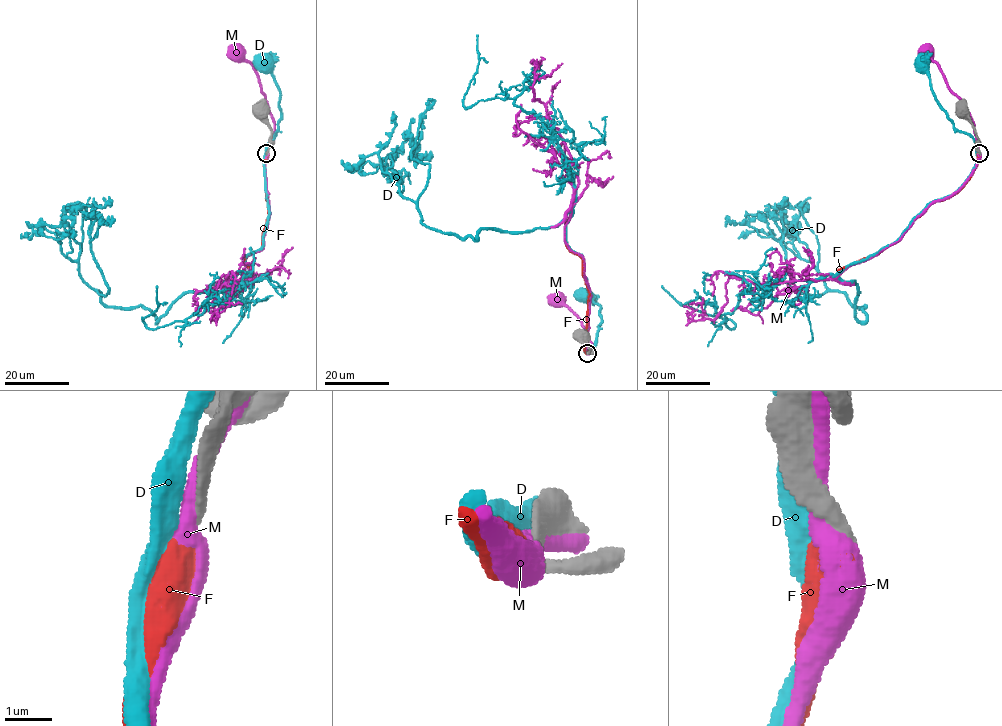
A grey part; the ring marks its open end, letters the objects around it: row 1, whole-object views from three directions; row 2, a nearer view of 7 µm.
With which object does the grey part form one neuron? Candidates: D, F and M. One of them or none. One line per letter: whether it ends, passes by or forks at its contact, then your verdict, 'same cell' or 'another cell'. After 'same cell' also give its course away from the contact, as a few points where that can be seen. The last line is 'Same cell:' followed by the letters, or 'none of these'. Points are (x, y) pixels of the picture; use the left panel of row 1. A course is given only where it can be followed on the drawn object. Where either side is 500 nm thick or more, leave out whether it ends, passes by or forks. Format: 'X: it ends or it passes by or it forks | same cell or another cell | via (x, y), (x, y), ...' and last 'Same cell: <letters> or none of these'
D: it passes by | another cell
F: it ends | same cell | via (266, 154), (268, 220), (262, 246), (244, 258), (244, 263), (253, 270)
M: it passes by | another cell
Same cell: F

